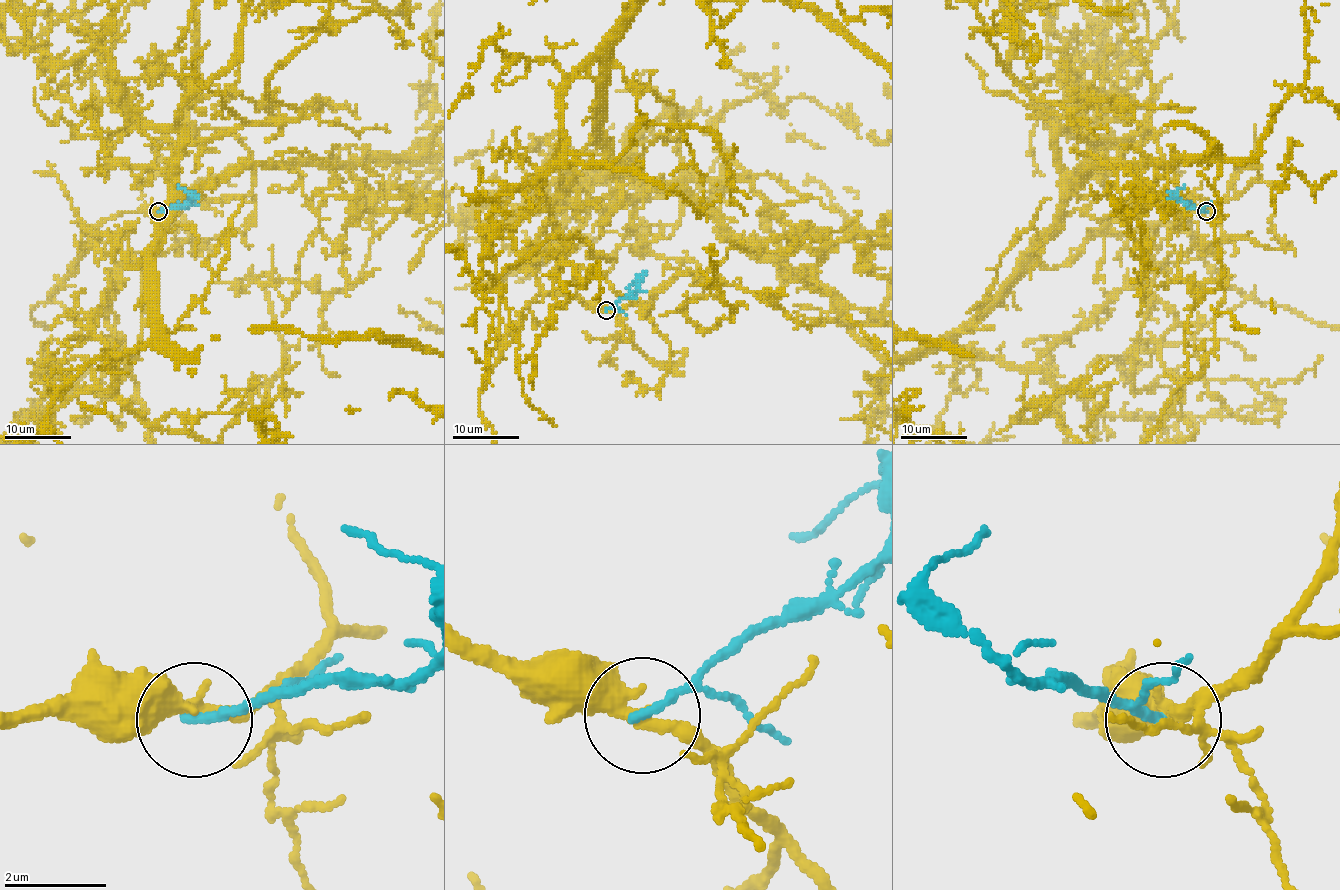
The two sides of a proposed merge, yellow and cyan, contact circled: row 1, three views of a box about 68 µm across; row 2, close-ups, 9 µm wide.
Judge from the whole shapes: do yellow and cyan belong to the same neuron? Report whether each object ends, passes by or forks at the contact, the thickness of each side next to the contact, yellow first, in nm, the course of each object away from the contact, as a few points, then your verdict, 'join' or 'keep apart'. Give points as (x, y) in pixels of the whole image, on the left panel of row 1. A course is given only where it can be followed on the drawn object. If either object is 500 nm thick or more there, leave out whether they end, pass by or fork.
yellow passes by | cyan ends | 360/180 nm | cyan via (159, 211), (191, 202), (189, 192), (177, 186) | keep apart

